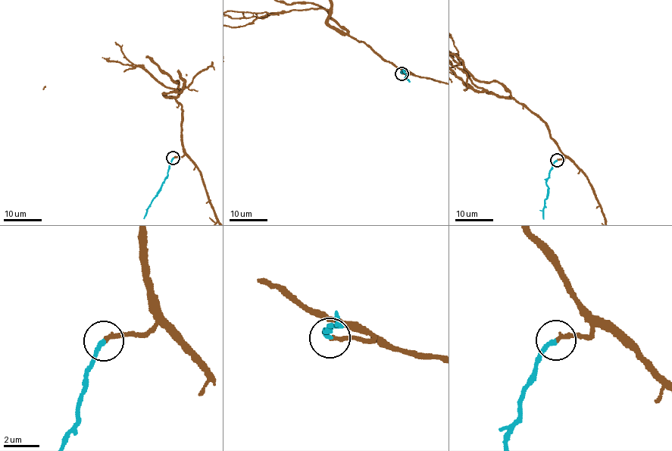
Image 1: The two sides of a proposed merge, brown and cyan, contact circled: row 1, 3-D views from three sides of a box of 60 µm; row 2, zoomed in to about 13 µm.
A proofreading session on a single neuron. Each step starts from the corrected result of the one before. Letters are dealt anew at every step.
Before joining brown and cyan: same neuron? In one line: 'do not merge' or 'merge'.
merge

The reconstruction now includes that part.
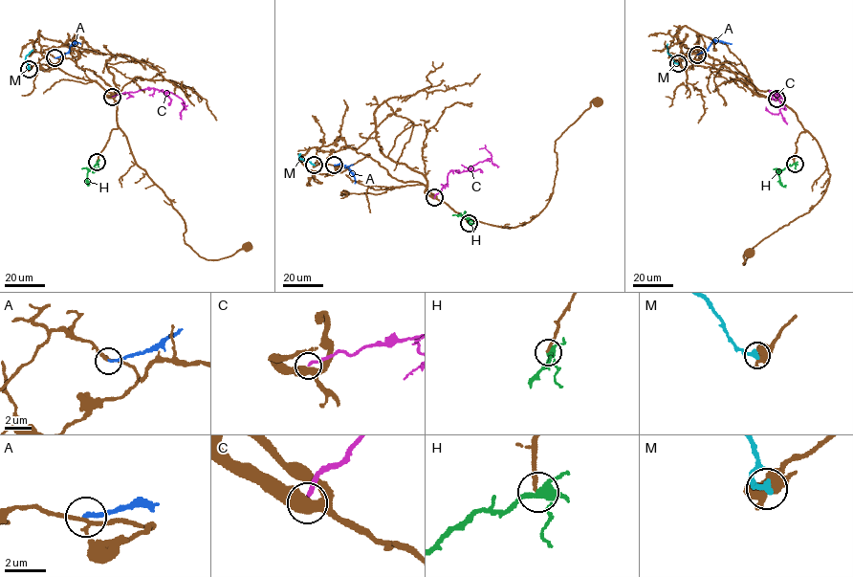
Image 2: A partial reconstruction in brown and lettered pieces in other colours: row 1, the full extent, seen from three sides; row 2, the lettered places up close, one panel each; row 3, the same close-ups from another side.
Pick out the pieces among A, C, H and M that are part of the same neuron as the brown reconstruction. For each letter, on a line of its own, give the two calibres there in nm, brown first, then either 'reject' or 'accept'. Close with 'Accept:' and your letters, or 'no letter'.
A: 200 nm thick on the brown side, 200 nm on the other; reject
C: 420 nm thick on the brown side, 200 nm on the other; reject
H: 180 nm thick on the brown side, 280 nm on the other; reject
M: 850 nm thick on the brown side, 360 nm on the other; reject
Accept: no letter

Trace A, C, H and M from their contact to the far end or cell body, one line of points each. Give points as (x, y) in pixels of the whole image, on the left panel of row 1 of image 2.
A: (54, 57), (67, 53), (75, 41), (71, 45)
C: (112, 97), (153, 88), (182, 99), (186, 109), (181, 102)
H: (97, 162), (88, 171), (89, 184)
M: (29, 69), (26, 55), (32, 50)

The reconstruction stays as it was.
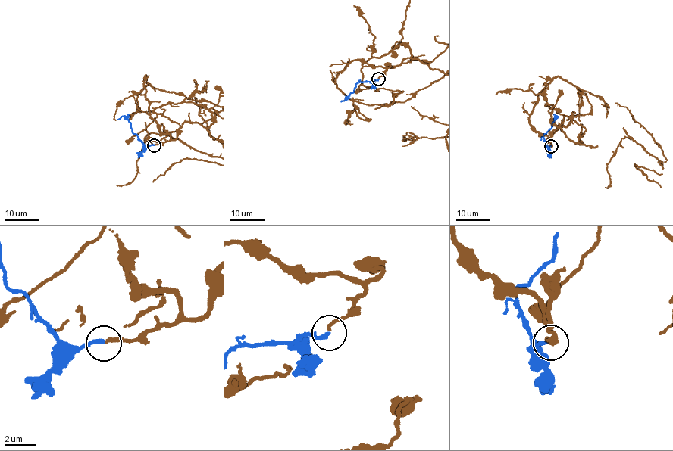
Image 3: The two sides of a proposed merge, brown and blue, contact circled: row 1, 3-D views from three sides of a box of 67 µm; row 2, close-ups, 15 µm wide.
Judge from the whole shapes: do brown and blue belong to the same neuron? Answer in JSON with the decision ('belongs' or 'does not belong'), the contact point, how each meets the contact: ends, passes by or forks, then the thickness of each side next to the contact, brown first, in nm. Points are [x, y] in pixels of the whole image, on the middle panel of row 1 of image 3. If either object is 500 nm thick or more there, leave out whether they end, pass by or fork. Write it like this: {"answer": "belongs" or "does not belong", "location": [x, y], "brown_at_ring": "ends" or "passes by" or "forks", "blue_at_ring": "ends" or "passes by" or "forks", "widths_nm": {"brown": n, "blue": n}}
{"answer": "belongs", "location": [378, 79], "brown_at_ring": "ends", "blue_at_ring": "ends", "widths_nm": {"brown": 180, "blue": 240}}

